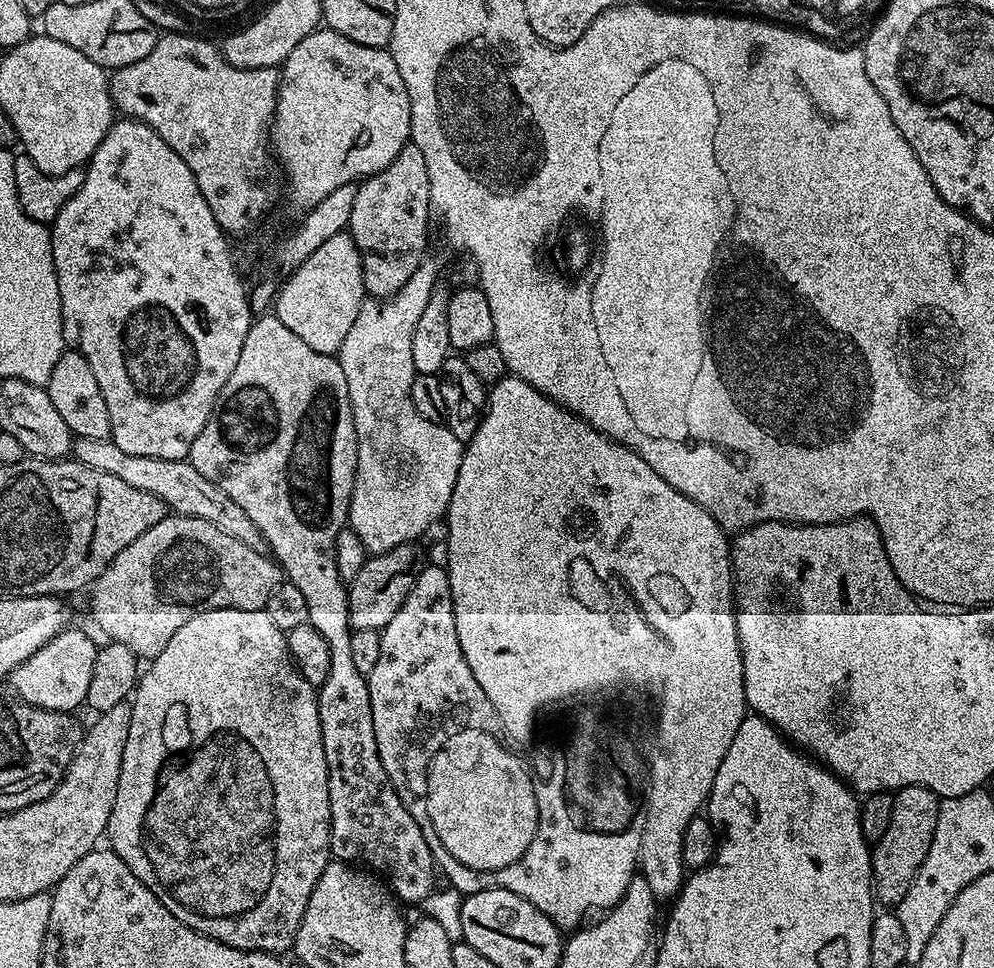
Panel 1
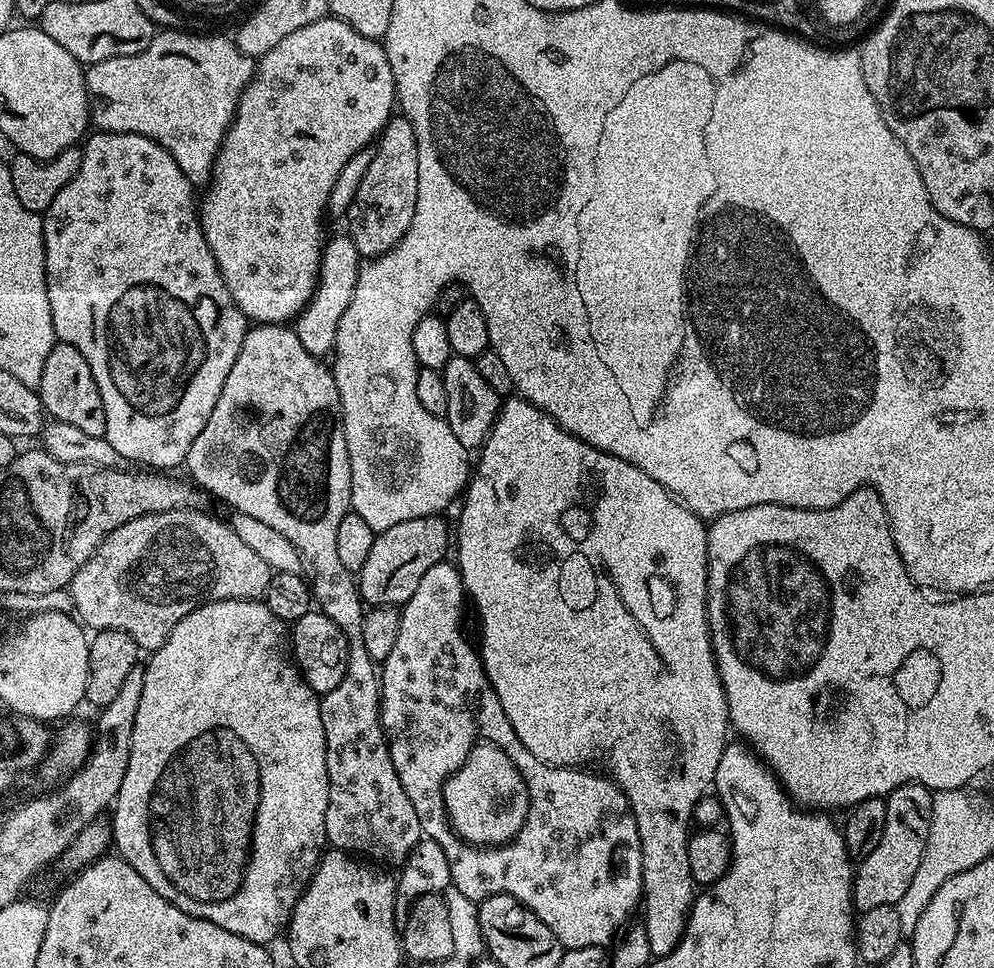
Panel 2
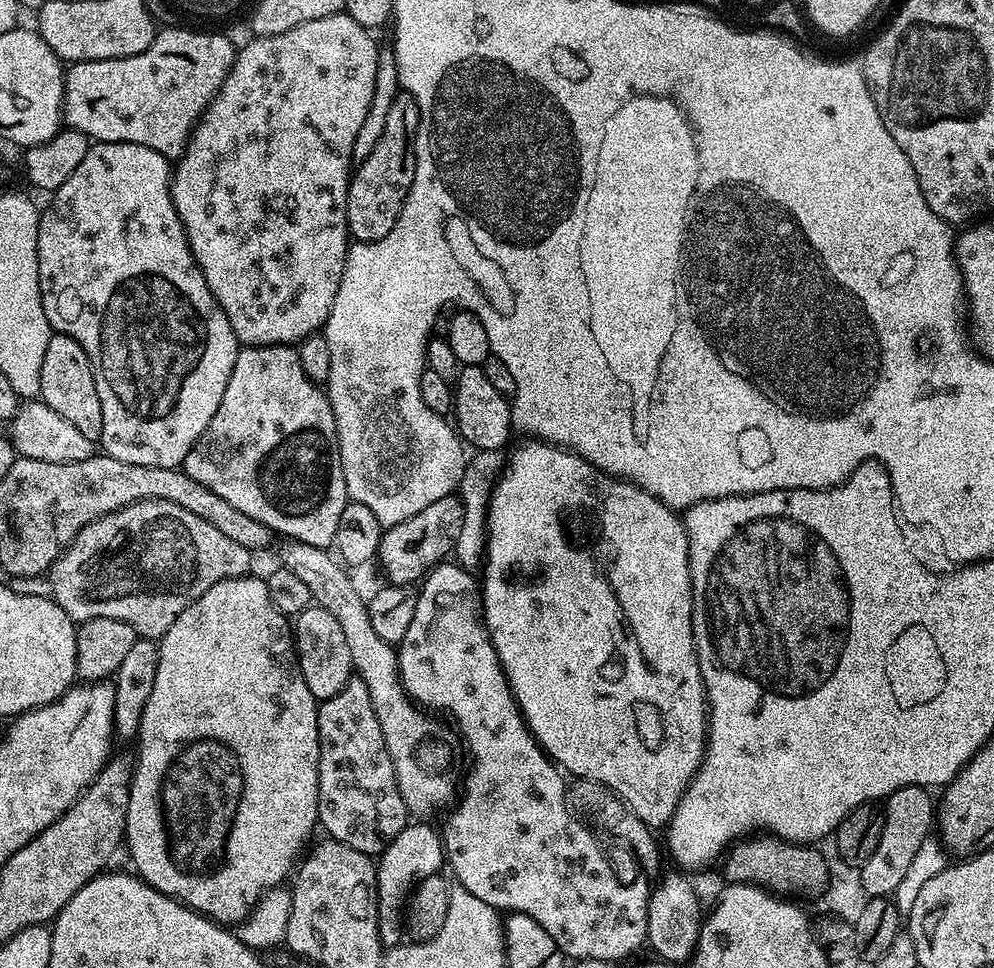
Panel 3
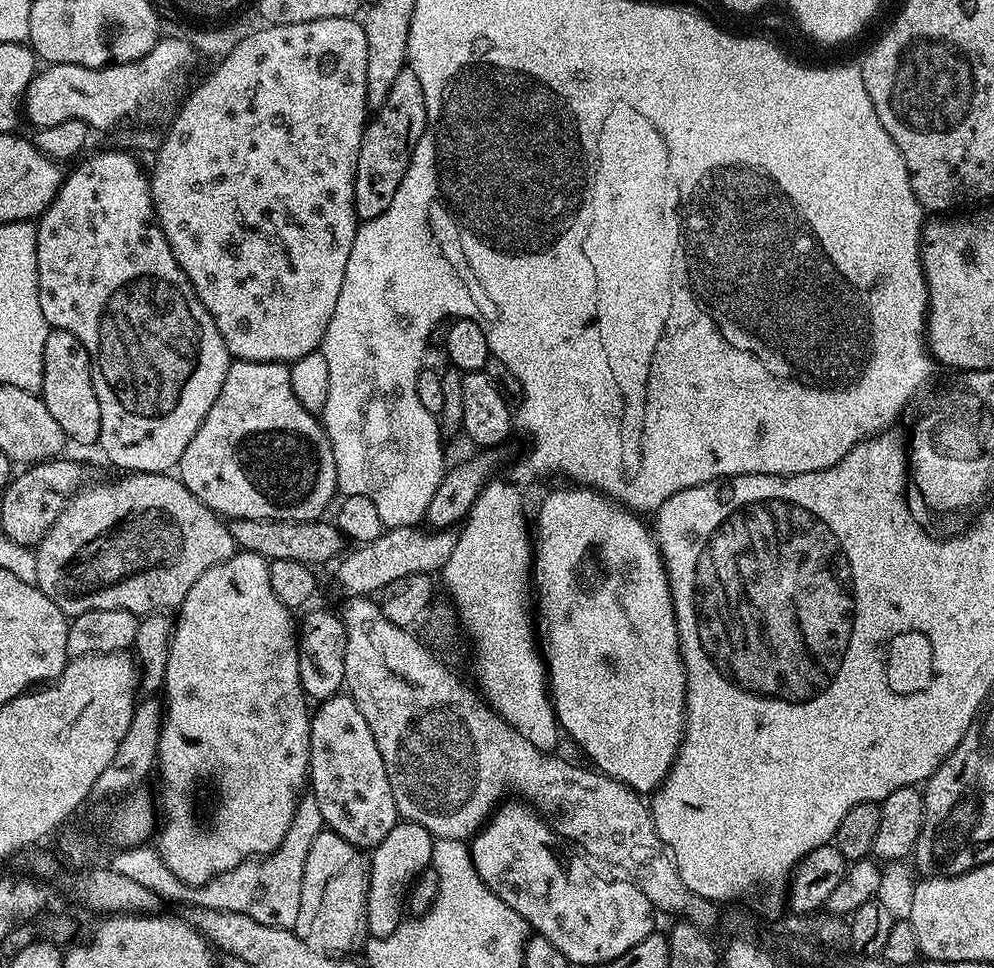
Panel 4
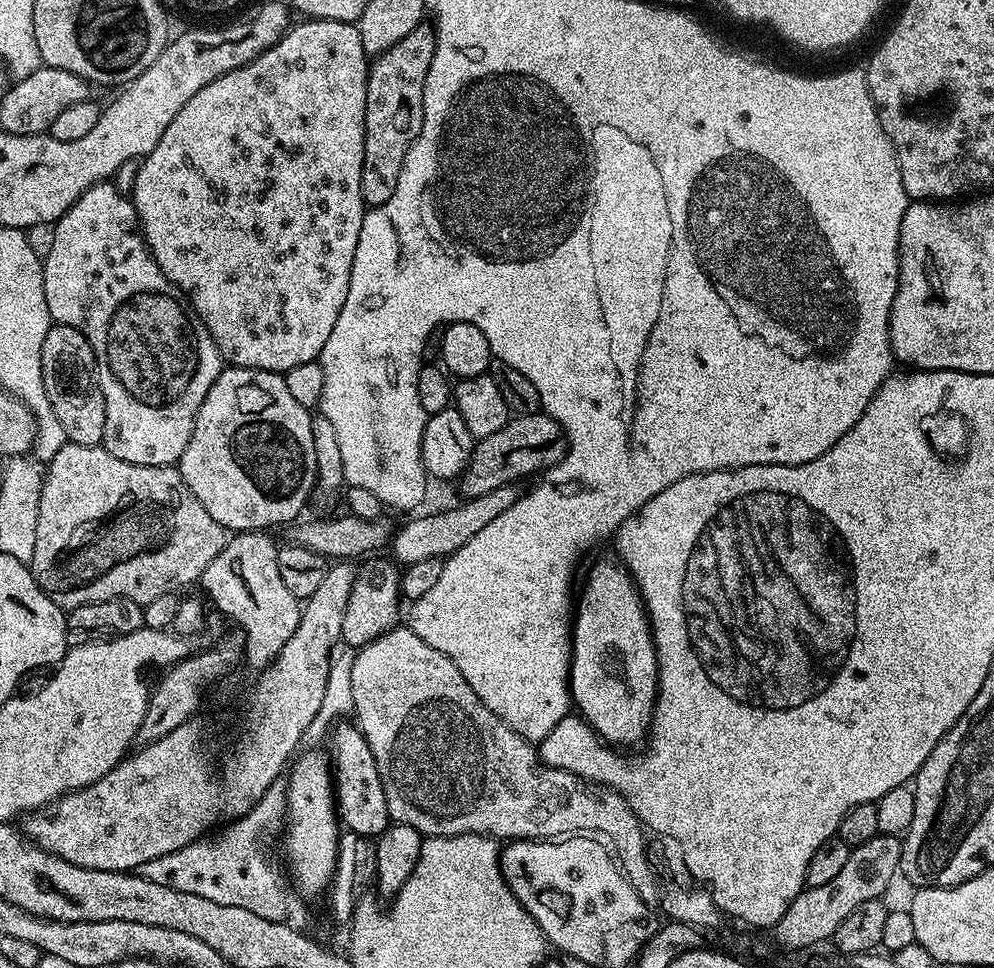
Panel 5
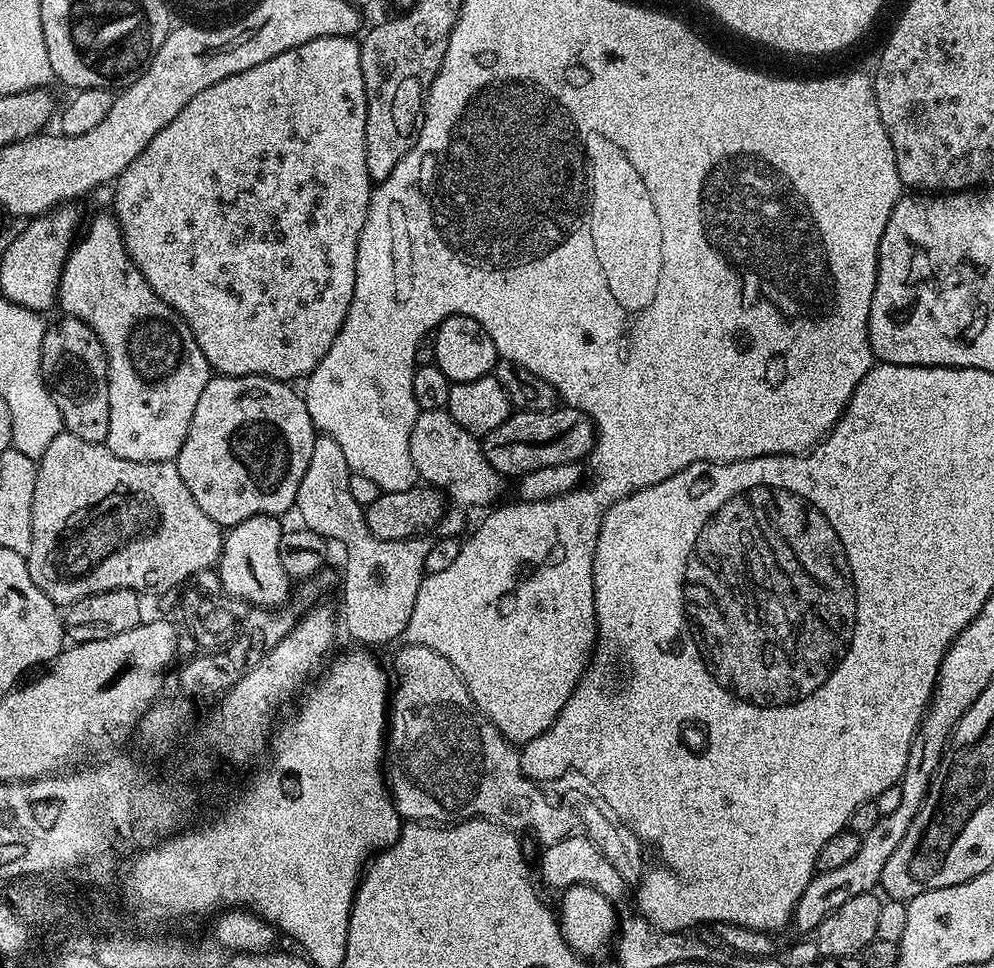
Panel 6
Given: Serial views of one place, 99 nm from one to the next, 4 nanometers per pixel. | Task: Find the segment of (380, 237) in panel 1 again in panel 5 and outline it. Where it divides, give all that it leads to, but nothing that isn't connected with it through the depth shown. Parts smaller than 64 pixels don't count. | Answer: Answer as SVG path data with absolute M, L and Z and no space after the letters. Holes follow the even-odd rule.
M422 22L402 42L390 46L371 61L366 86L366 114L364 115L364 161L360 193L365 205L377 208L394 194L402 162L410 146L422 130L424 117L424 83L436 49L433 25Z

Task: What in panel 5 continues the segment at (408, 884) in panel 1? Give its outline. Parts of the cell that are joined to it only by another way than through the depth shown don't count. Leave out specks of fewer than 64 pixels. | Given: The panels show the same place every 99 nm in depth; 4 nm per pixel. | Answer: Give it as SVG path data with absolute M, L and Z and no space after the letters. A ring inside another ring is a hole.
M225 367L198 410L190 442L186 442L186 450L178 462L180 476L190 494L206 506L206 514L229 533L272 530L275 524L291 525L317 487L312 415L290 394L281 373ZM355 723L336 724L328 736L326 755L330 761L336 793L336 815L345 829L359 836L377 838L389 828L390 817L386 806L386 794L382 790L382 778L370 754L370 746Z

